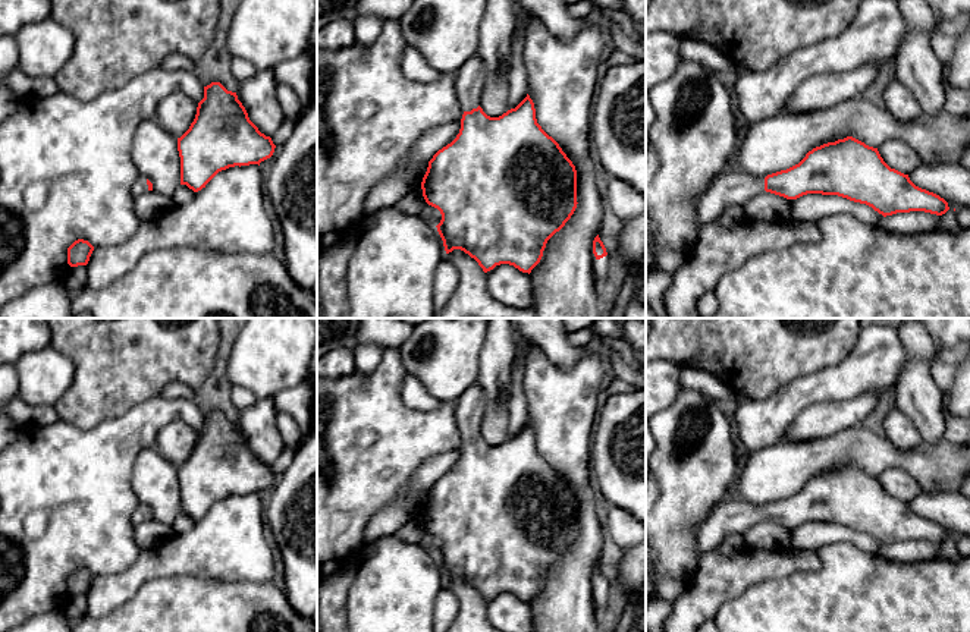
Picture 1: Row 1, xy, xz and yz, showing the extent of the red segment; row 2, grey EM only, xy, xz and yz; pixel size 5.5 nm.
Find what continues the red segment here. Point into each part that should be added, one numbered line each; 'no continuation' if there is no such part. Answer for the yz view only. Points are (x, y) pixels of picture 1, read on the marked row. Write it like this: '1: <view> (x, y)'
1: yz (734, 186)

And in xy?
1: xy (140, 186)

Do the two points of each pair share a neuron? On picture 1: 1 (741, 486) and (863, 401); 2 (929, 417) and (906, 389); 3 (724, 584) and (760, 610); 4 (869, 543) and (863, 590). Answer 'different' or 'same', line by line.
1: different
2: same
3: different
4: different

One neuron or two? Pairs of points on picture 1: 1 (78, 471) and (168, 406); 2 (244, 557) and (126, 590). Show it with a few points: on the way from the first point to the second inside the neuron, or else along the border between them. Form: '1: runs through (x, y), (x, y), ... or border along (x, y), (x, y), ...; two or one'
1: runs through (100, 459), (146, 420); one
2: runs through (214, 557), (173, 557), (154, 563); one

